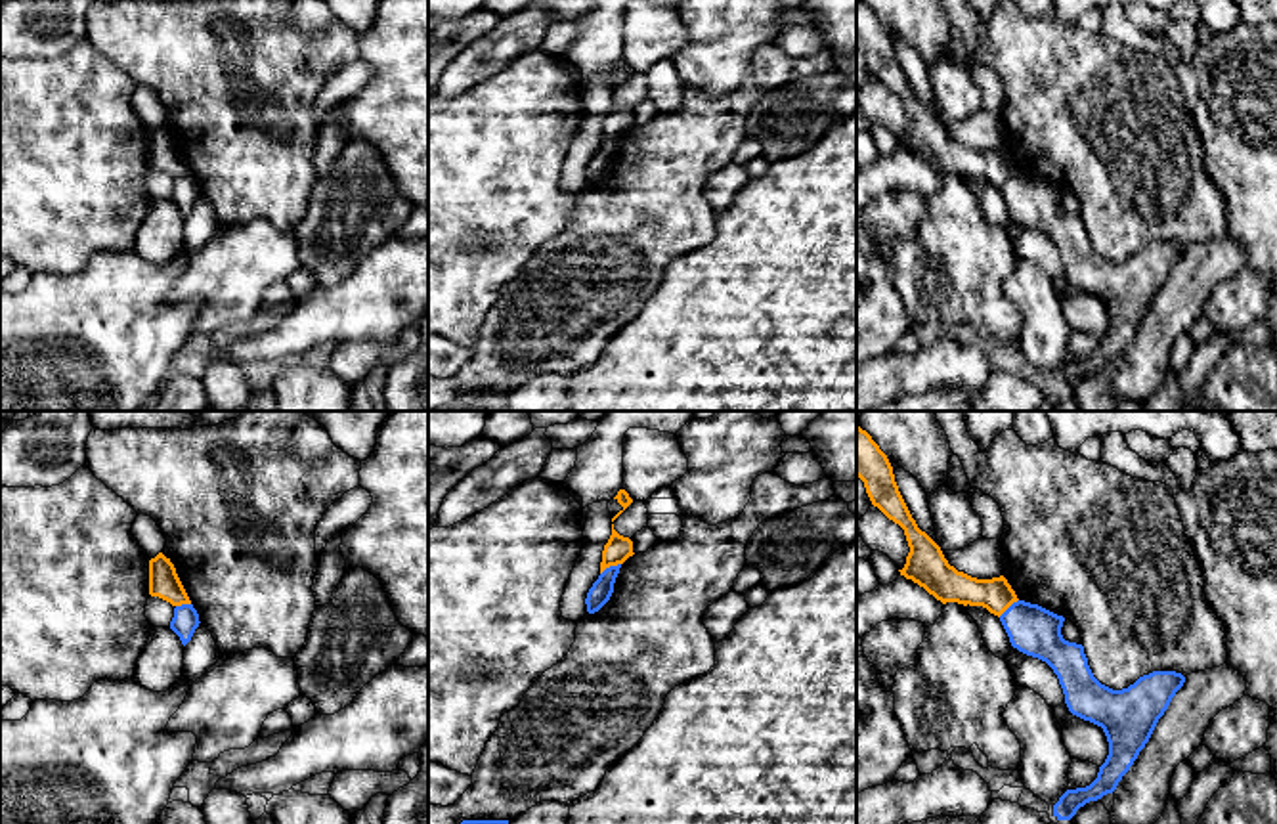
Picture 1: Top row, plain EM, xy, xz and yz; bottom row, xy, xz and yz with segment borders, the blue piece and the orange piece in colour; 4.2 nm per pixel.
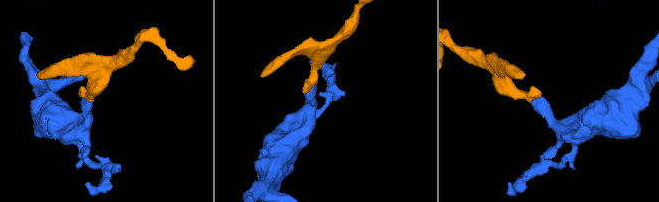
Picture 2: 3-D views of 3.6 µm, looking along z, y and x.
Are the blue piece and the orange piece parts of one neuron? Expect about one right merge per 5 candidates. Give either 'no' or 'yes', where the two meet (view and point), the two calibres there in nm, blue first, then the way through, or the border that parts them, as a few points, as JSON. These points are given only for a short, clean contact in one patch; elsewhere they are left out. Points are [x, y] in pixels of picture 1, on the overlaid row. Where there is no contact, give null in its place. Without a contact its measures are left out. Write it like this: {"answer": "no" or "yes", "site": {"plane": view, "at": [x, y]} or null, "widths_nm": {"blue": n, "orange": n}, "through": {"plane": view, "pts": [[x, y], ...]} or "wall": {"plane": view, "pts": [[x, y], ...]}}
{"answer": "no", "site": {"plane": "xz", "at": [610, 566]}, "widths_nm": {"blue": 90, "orange": 110}, "wall": {"plane": "xz", "pts": [[620, 563], [601, 574]]}}

